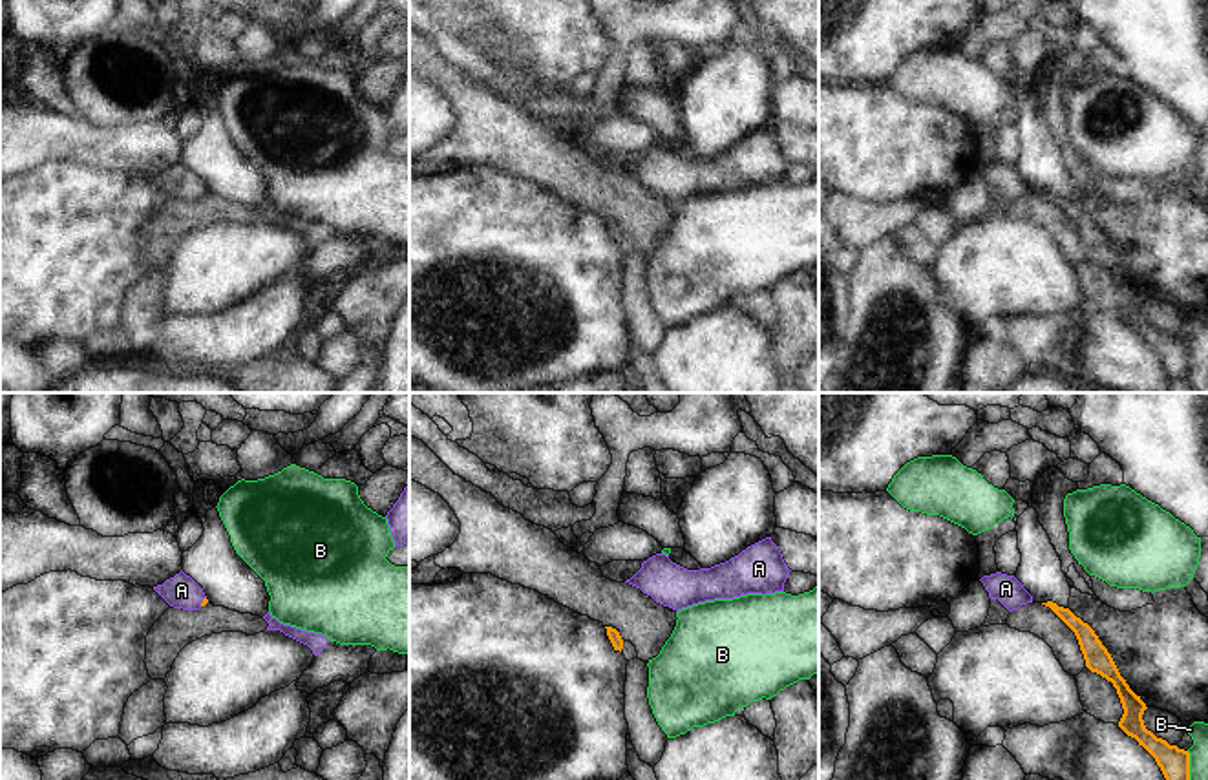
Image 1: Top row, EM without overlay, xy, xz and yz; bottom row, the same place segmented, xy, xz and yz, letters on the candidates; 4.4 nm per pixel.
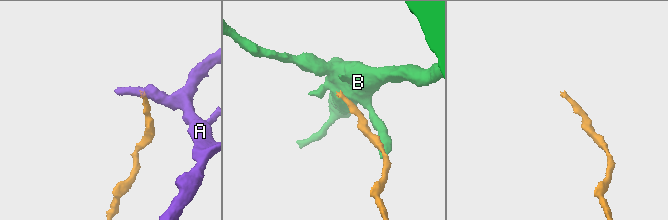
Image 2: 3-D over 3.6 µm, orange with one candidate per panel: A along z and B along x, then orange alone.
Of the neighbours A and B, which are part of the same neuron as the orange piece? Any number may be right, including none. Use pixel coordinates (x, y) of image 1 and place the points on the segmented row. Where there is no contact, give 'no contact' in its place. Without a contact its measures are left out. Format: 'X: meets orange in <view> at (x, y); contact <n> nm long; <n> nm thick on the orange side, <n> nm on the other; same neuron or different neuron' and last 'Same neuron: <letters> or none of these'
A: meets orange in xy at (203, 601); contact 50 nm long; 20 nm thick on the orange side, 150 nm on the other; same neuron
B: meets orange in yz at (1188, 766); contact 130 nm long; 140 nm thick on the orange side, 80 nm on the other; different neuron
Same neuron: A

